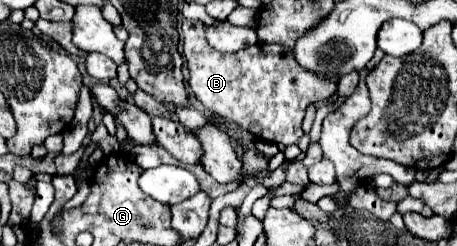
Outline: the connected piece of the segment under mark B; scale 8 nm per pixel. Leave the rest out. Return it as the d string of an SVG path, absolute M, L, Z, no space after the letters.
M183 19L183 54L189 68L189 88L195 98L219 118L239 124L257 140L273 144L297 144L303 136L301 120L311 102L325 100L335 94L337 86L325 82L311 72L305 72L289 54L277 44L259 42L241 52L225 54L207 42L207 26L199 20Z

